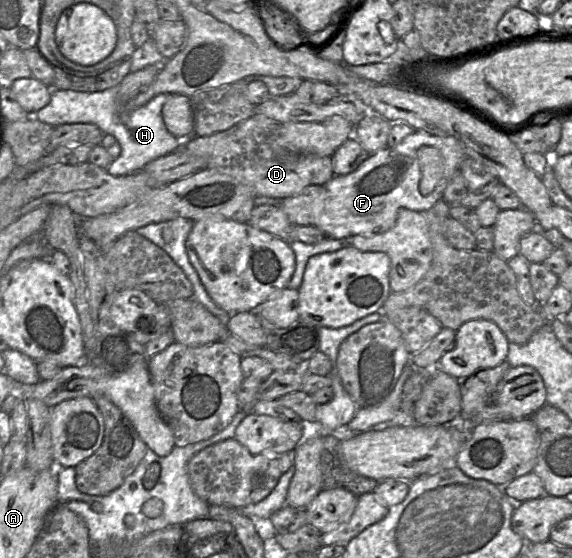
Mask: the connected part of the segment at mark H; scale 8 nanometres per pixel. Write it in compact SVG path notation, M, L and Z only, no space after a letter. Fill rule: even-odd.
M119 86L101 92L52 89L50 102L30 115L53 127L62 124L91 123L97 125L104 134L113 135L121 146L121 153L109 165L107 171L115 177L139 172L151 161L179 150L186 143L187 139L173 136L163 121L162 108L170 98L170 93L159 94L144 106L124 115L120 113L118 90Z

